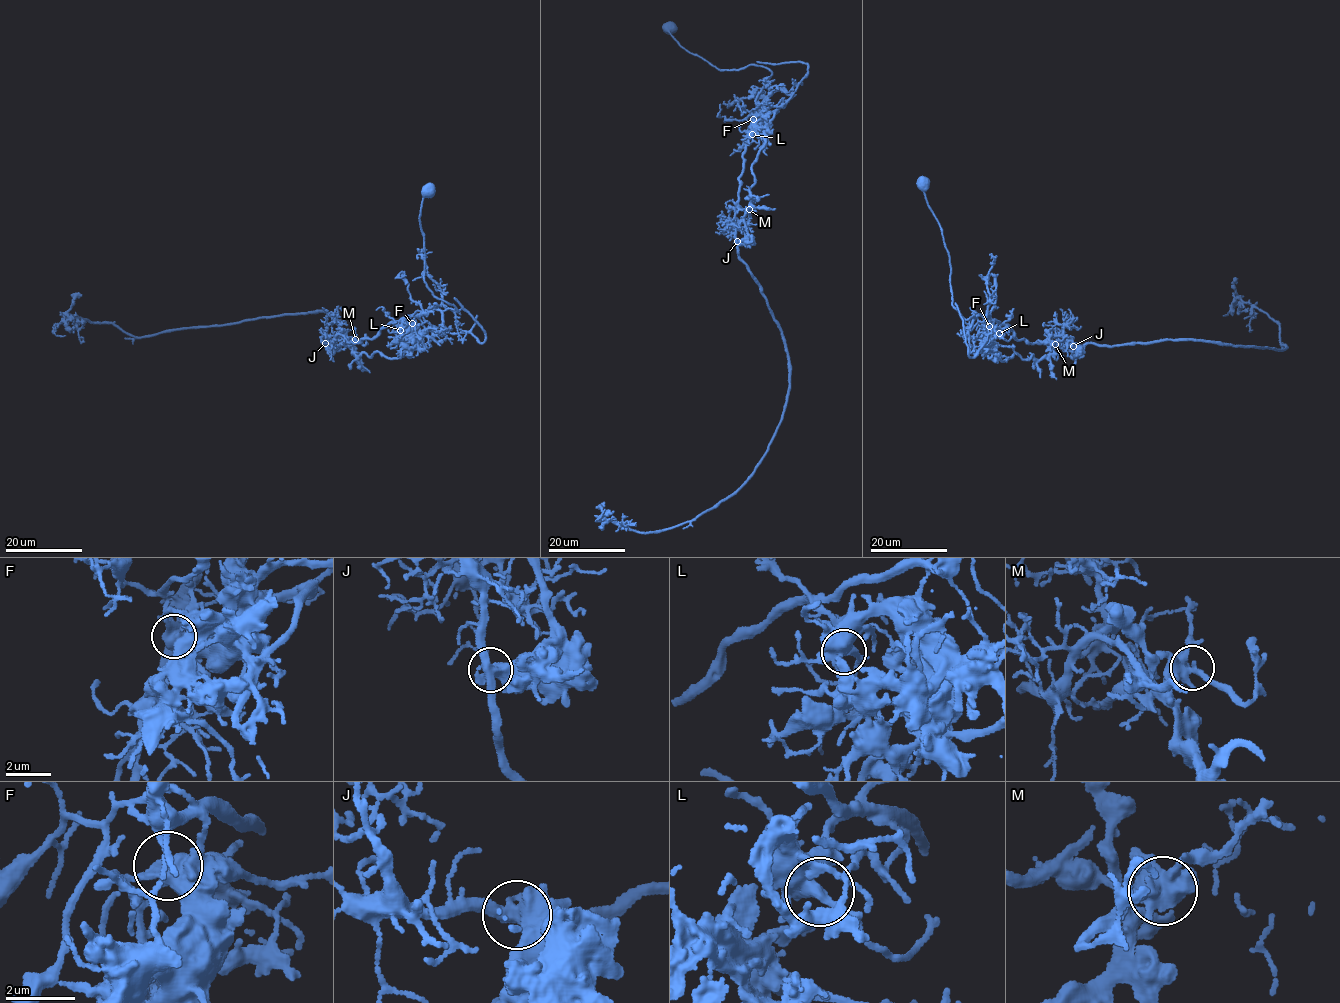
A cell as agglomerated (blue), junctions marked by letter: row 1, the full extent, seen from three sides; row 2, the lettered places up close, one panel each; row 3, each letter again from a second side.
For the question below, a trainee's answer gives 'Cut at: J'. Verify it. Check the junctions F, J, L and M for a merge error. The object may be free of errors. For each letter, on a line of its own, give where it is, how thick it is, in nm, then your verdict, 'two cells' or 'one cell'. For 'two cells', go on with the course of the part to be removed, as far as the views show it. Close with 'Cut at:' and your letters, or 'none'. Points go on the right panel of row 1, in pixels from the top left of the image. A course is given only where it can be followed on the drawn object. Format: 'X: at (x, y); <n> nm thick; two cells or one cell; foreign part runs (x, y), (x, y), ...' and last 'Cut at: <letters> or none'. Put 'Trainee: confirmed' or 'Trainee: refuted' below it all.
F: at (989, 326); 480 nm thick; one cell
J: at (1073, 346); 440 nm thick; two cells; foreign part runs (1073, 346), (1052, 348), (1037, 360), (1015, 353), (1002, 361), (991, 342), (969, 357), (955, 302)
L: at (999, 333); 400 nm thick; one cell
M: at (1055, 344); 380 nm thick; one cell
Cut at: J
Trainee: confirmed

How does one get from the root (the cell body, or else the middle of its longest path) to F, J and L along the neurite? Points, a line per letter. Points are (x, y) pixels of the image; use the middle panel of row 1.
F: (670, 27), (669, 33), (680, 45), (720, 70), (738, 70), (755, 64), (771, 72), (757, 97), (753, 119)
J: (670, 27), (680, 45), (720, 70), (755, 64), (771, 72), (756, 100), (743, 156), (734, 219), (736, 241)
L: (670, 27), (669, 33), (680, 45), (720, 70), (738, 70), (755, 64), (771, 72), (755, 101), (752, 134)

